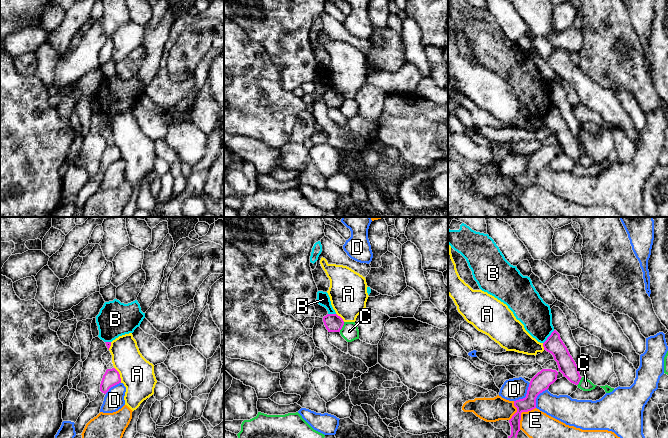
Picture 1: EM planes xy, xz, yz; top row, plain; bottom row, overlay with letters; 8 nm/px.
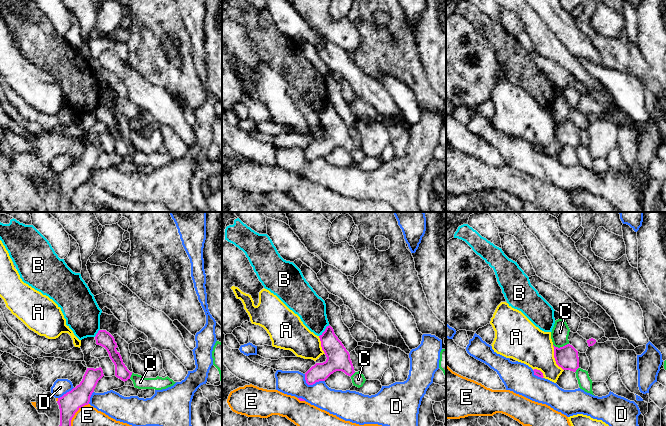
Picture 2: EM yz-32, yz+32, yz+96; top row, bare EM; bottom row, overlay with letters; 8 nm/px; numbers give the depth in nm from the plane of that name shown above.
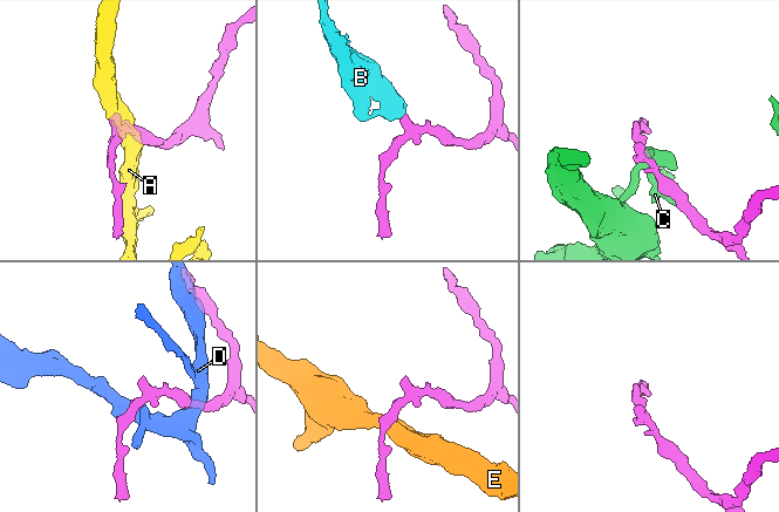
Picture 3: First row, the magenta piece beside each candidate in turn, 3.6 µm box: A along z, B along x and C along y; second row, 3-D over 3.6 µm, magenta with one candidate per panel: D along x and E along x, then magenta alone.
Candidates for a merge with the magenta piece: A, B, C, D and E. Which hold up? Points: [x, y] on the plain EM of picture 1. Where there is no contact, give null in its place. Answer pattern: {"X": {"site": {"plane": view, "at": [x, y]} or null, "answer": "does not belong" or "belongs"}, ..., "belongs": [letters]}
{"A": {"site": {"plane": "xy", "at": [119, 151]}, "answer": "does not belong"}, "B": {"site": {"plane": "yz", "at": [548, 113]}, "answer": "does not belong"}, "C": {"site": {"plane": "xz", "at": [342, 102]}, "answer": "does not belong"}, "D": {"site": {"plane": "yz", "at": [526, 171]}, "answer": "does not belong"}, "E": {"site": {"plane": "yz", "at": [520, 190]}, "answer": "does not belong"}, "belongs": []}

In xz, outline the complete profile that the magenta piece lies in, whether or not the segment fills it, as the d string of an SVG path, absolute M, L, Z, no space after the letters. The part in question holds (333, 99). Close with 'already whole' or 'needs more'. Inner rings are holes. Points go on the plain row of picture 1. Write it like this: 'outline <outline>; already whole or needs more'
outline M327 90L323 93L323 98L328 108L340 108L344 101L343 95L337 90Z; already whole

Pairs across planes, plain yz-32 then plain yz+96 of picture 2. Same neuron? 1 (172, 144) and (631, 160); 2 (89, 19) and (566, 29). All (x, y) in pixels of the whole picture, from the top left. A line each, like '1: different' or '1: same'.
1: same
2: same

